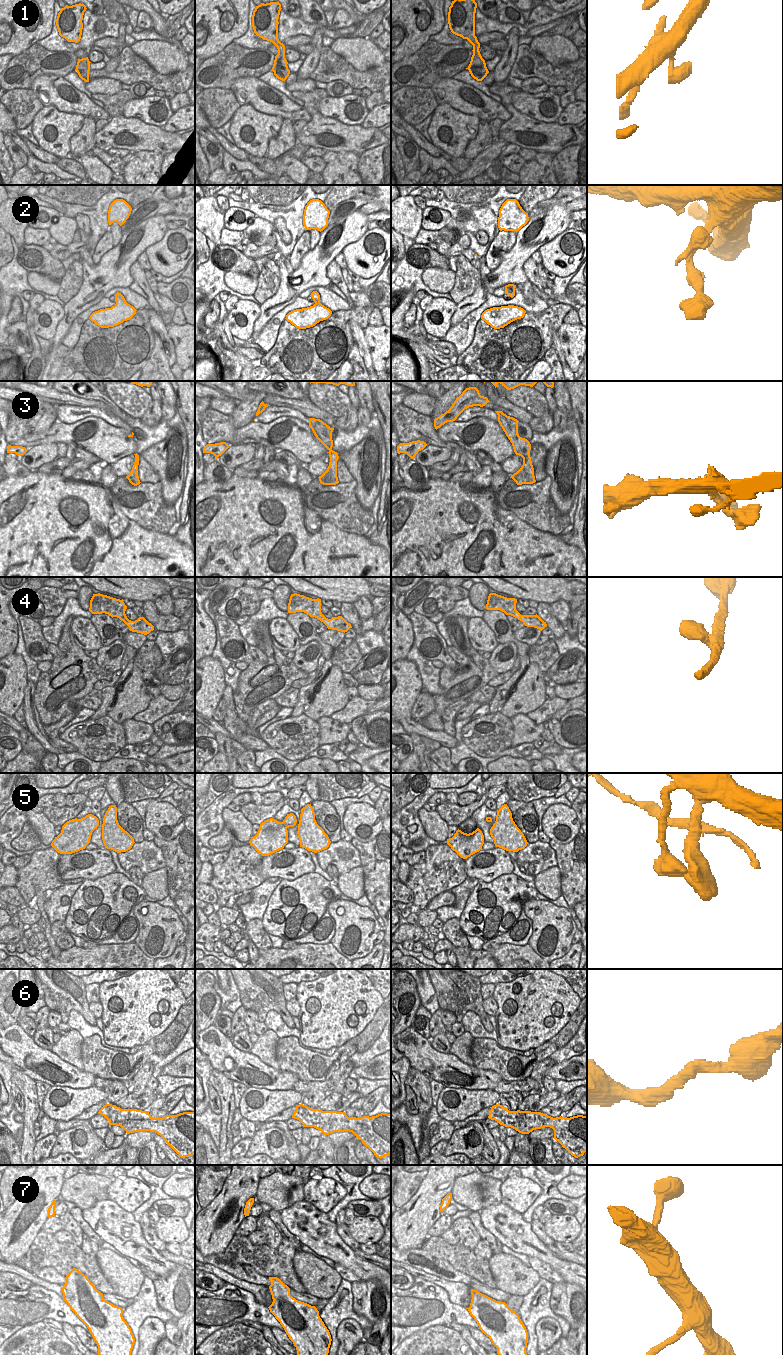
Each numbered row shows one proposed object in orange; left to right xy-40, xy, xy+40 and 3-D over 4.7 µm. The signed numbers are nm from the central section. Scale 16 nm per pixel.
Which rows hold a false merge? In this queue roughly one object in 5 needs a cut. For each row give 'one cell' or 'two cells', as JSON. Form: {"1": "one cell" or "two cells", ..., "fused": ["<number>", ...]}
{"1": "one cell", "2": "one cell", "3": "two cells", "4": "one cell", "5": "one cell", "6": "one cell", "7": "one cell", "fused": ["3"]}

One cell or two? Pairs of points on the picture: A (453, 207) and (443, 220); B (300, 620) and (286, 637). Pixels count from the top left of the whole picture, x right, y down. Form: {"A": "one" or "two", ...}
{"A": "two", "B": "two"}

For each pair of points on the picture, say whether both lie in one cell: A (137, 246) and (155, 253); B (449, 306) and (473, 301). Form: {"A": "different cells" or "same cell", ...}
{"A": "different cells", "B": "different cells"}

